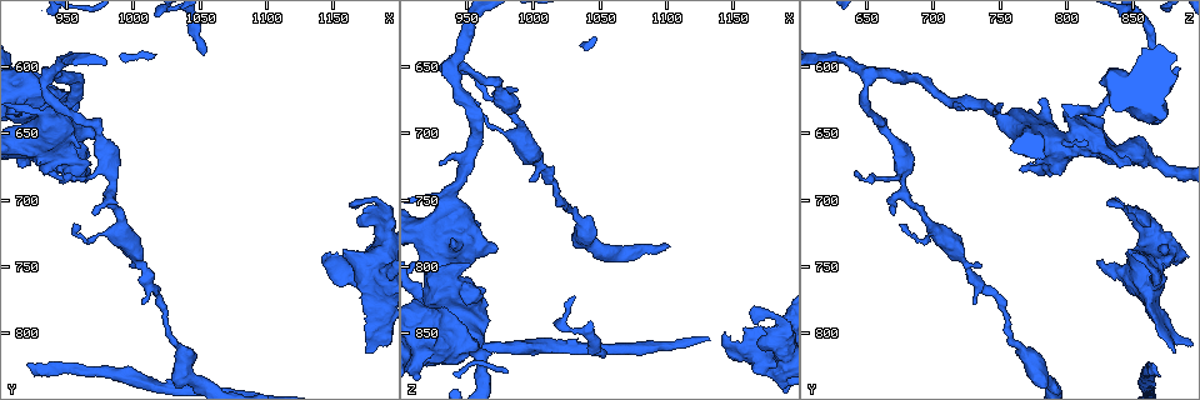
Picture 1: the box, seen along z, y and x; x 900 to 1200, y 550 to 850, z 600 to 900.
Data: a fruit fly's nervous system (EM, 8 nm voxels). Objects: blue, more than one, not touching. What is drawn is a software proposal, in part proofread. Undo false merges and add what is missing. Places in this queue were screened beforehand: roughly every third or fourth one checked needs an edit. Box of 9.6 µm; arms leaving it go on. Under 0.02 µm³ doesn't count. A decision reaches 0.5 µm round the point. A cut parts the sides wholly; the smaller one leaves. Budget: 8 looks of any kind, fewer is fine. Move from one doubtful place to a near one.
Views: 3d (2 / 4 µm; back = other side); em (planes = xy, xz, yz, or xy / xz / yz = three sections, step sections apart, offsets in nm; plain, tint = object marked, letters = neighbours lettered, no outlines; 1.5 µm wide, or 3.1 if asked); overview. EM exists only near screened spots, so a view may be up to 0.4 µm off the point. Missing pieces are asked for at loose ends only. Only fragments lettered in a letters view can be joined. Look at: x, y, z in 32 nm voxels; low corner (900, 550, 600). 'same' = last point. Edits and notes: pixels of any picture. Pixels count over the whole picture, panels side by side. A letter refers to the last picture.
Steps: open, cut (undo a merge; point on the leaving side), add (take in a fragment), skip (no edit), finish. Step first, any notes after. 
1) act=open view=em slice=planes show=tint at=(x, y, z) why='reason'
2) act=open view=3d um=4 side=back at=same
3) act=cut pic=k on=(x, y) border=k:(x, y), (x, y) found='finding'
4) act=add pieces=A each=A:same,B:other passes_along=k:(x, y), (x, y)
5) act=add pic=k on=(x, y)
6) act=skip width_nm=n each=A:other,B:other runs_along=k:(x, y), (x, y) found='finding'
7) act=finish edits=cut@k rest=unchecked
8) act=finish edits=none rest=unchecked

act=open view=em slice=xz step=4 show=tint at=(972, 650, 666) why='sudden change in width'

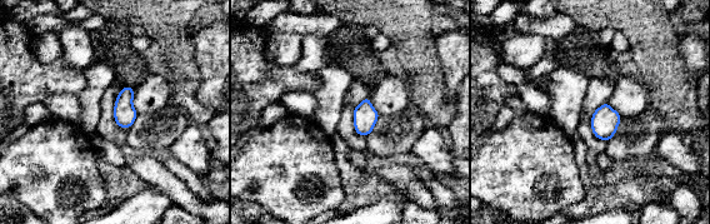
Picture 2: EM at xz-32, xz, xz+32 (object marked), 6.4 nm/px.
act=open view=em slice=xz step=4 show=letters at=same

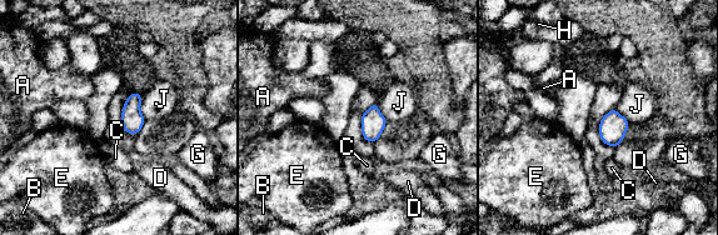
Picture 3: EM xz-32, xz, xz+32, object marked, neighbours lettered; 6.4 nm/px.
act=skip width_nm=140 each=A:other,B:other,C:other,D:other,E:other,G:other,H:other,J:other border=3:(140, 95), (140, 114), (145, 120) found='continuous, no second neuron'

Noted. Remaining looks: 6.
act=open view=3d um=4 at=(964, 642, 822) why='an open end'

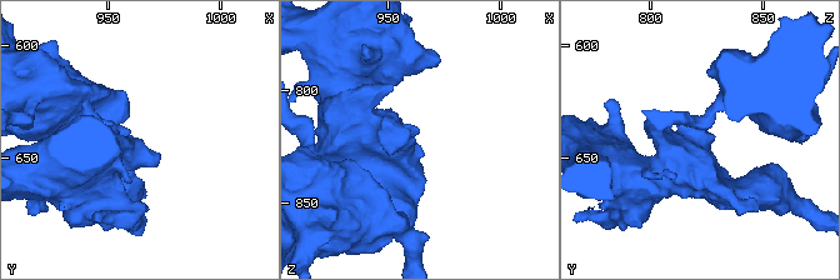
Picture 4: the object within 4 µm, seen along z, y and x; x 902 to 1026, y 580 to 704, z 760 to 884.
act=open view=em slice=planes show=letters at=(961, 642, 821) why='now the EM'

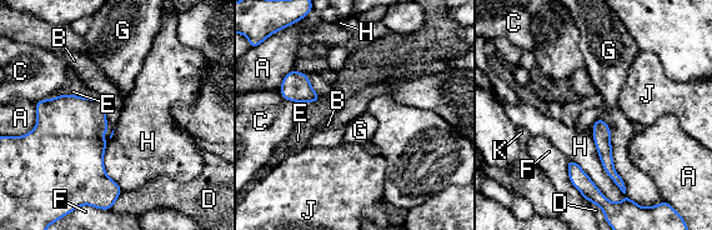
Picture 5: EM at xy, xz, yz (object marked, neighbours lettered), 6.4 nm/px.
act=skip each=A:other,B:other,C:other,D:other,E:other,F:other,G:other,H:other,J:other,K:other found='none of them fits'

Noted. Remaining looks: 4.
act=open view=3d um=4 side=back at=(1052, 590, 866) why='free end'

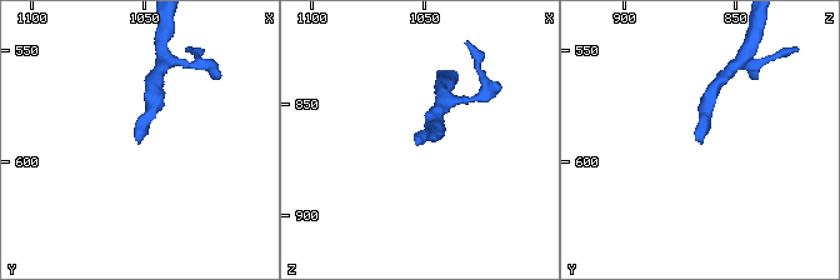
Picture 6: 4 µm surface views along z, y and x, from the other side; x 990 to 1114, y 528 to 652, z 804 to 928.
act=open view=em slice=planes show=plain at=(1052, 590, 864)

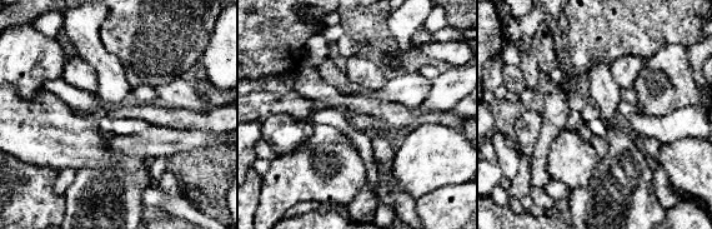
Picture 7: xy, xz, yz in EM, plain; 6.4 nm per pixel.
act=open view=em slice=planes show=letters at=same

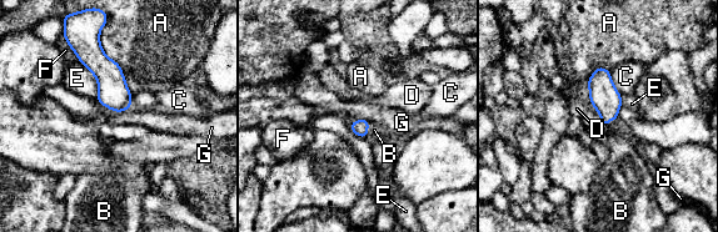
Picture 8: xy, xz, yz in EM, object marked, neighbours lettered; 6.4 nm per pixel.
act=add pieces=B width_nm=100 each=A:other,B:same,C:other,D:other,E:other,F:other,G:other found='it goes on there'

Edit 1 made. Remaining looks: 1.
act=finish edits=add@8 rest=unchecked

